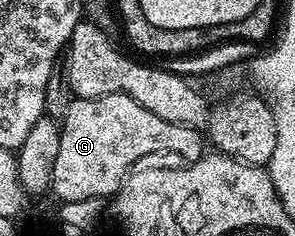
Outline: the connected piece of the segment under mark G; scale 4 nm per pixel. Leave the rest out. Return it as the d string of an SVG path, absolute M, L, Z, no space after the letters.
M107 95L97 99L73 98L60 123L58 158L54 161L50 191L64 203L81 203L87 199L99 201L103 195L112 197L120 190L125 180L124 170L138 157L143 157L152 150L158 151L159 148L167 151L169 147L187 152L191 156L201 155L205 143L205 136L197 128L162 121L162 117L154 117L150 109L142 109L142 105L138 105L138 101L134 101L128 95Z

